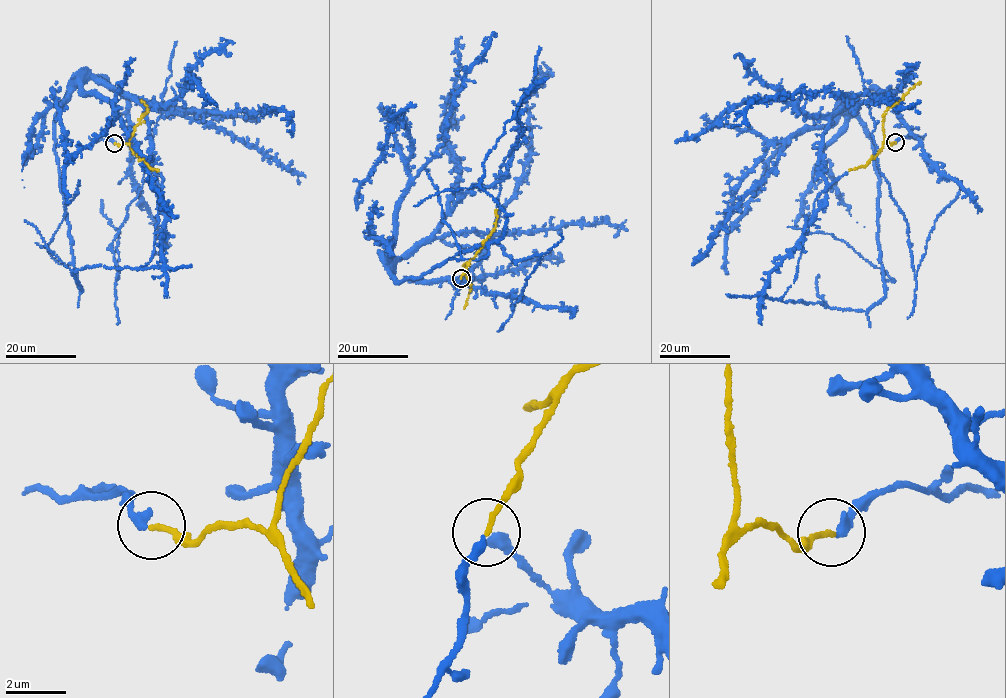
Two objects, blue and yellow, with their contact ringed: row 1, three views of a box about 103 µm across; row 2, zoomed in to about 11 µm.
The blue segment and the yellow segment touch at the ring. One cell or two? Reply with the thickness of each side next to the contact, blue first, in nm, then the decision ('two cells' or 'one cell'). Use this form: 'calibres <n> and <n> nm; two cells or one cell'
calibres 320 and 160 nm; one cell

